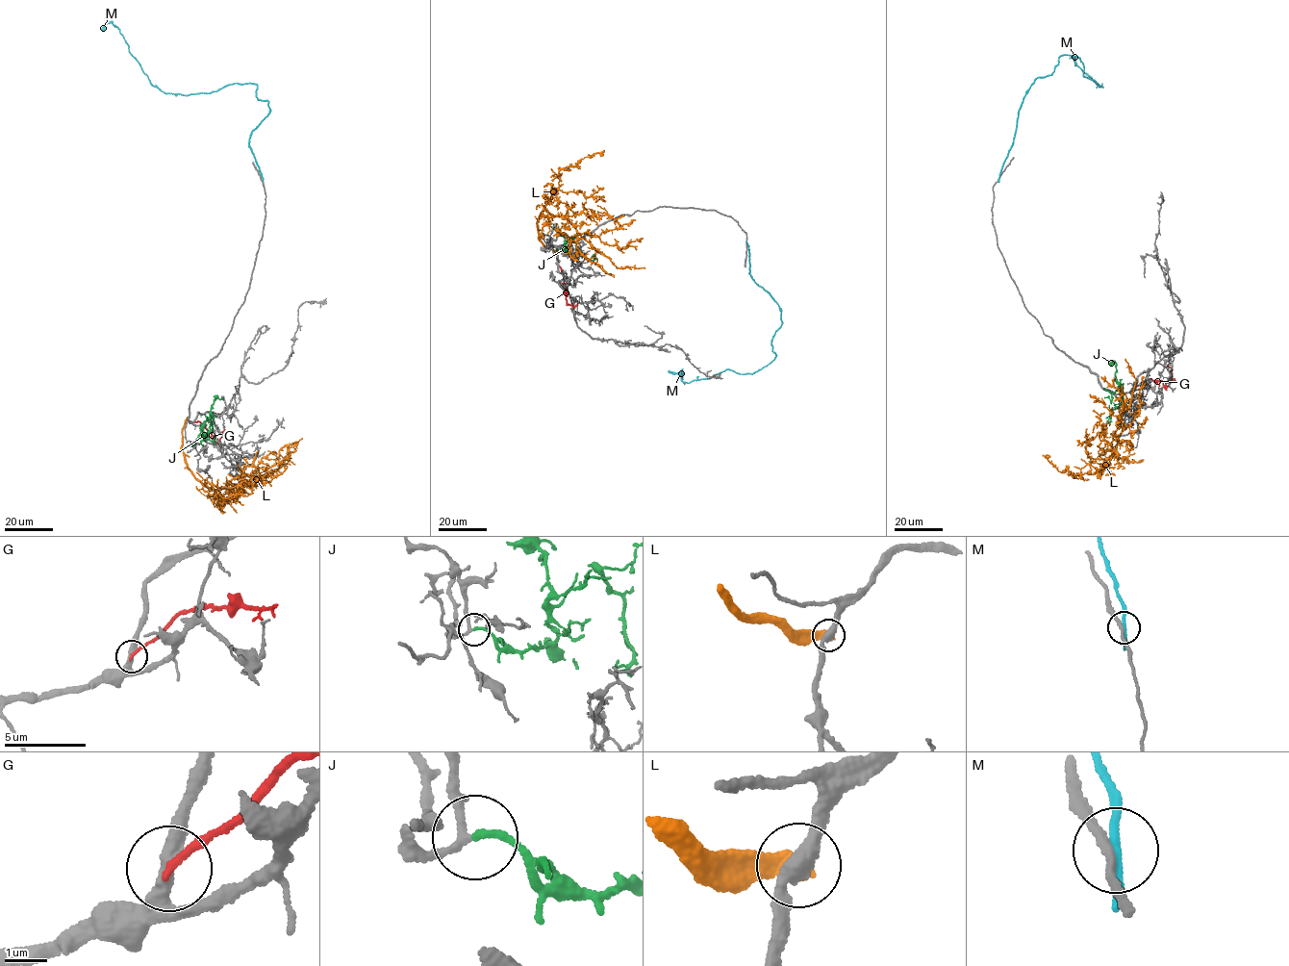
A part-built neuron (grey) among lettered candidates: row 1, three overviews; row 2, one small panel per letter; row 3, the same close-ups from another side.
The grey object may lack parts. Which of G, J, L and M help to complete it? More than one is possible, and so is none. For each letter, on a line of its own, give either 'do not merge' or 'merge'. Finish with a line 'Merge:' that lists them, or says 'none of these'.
G: do not merge
J: do not merge
L: do not merge
M: do not merge
Merge: none of these

